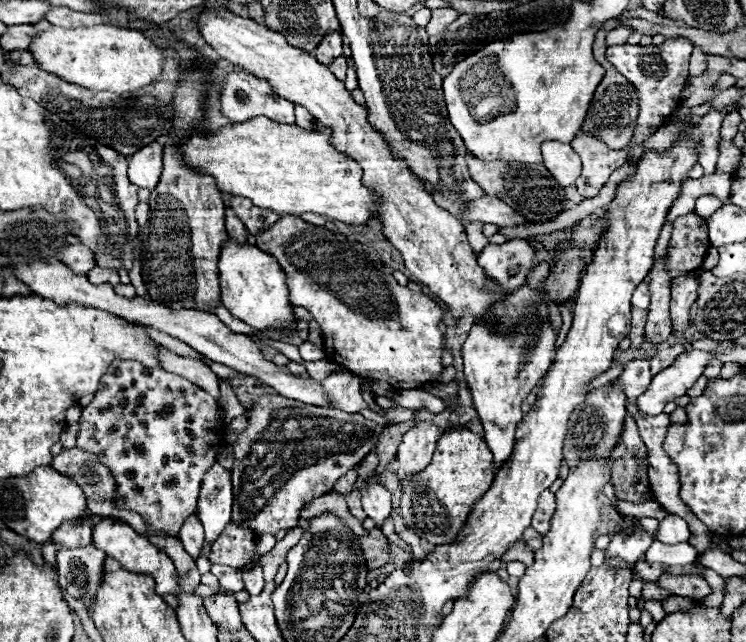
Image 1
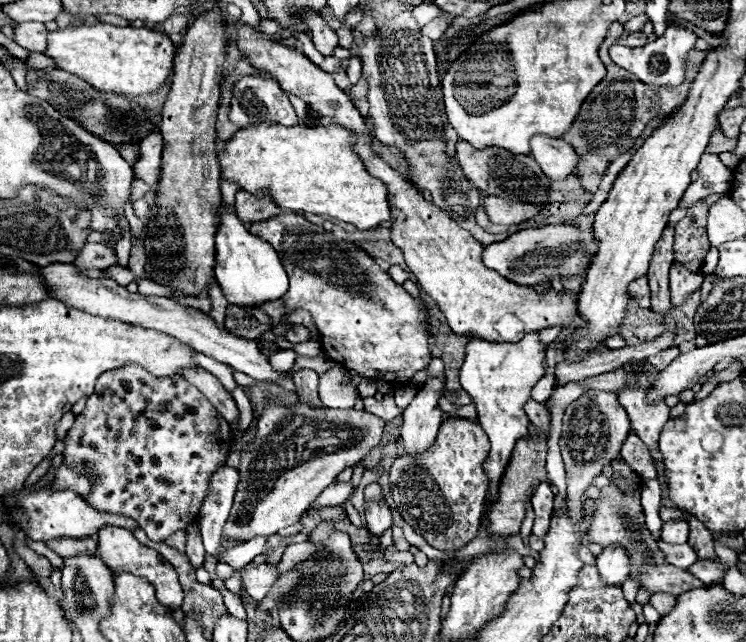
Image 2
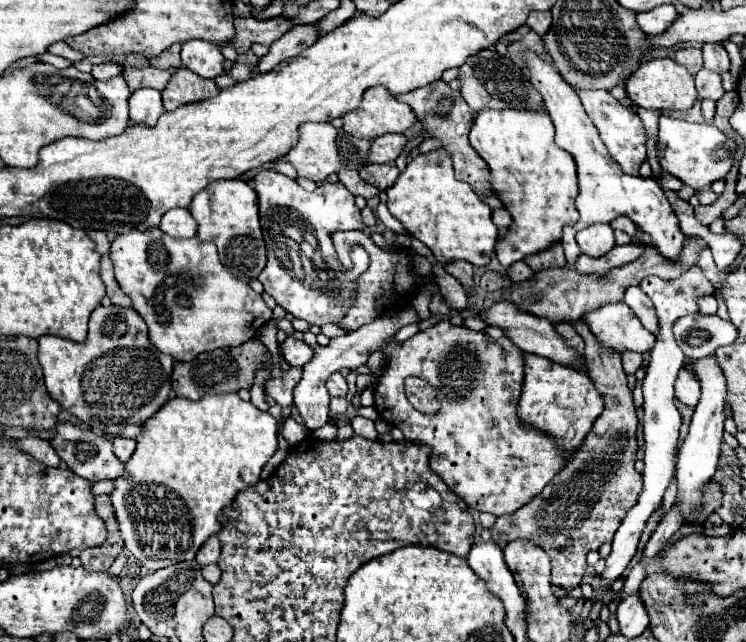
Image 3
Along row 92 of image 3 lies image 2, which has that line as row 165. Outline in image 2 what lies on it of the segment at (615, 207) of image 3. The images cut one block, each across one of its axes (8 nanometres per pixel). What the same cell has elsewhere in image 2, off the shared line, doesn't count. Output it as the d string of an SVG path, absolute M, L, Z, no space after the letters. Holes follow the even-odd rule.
M534 136L530 140L530 148L532 158L552 180L566 180L578 166L578 156L564 140L556 140L550 136Z

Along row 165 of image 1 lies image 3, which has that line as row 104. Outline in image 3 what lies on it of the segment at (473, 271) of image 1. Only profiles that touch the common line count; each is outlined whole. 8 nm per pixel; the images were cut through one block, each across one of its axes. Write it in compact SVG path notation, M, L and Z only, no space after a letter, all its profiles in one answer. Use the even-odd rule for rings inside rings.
M382 86L370 88L362 96L362 104L356 110L350 110L342 116L342 130L356 138L378 138L384 134L402 134L414 122L416 116L410 106L400 104L388 90Z

